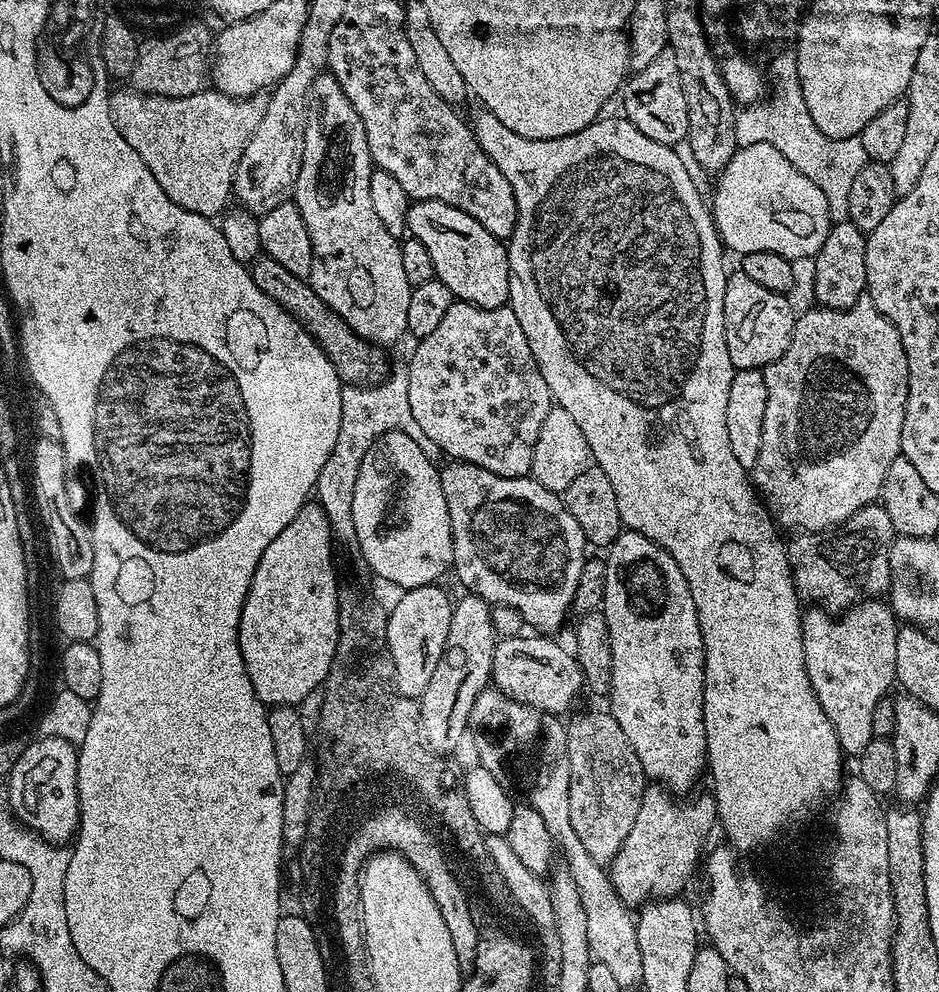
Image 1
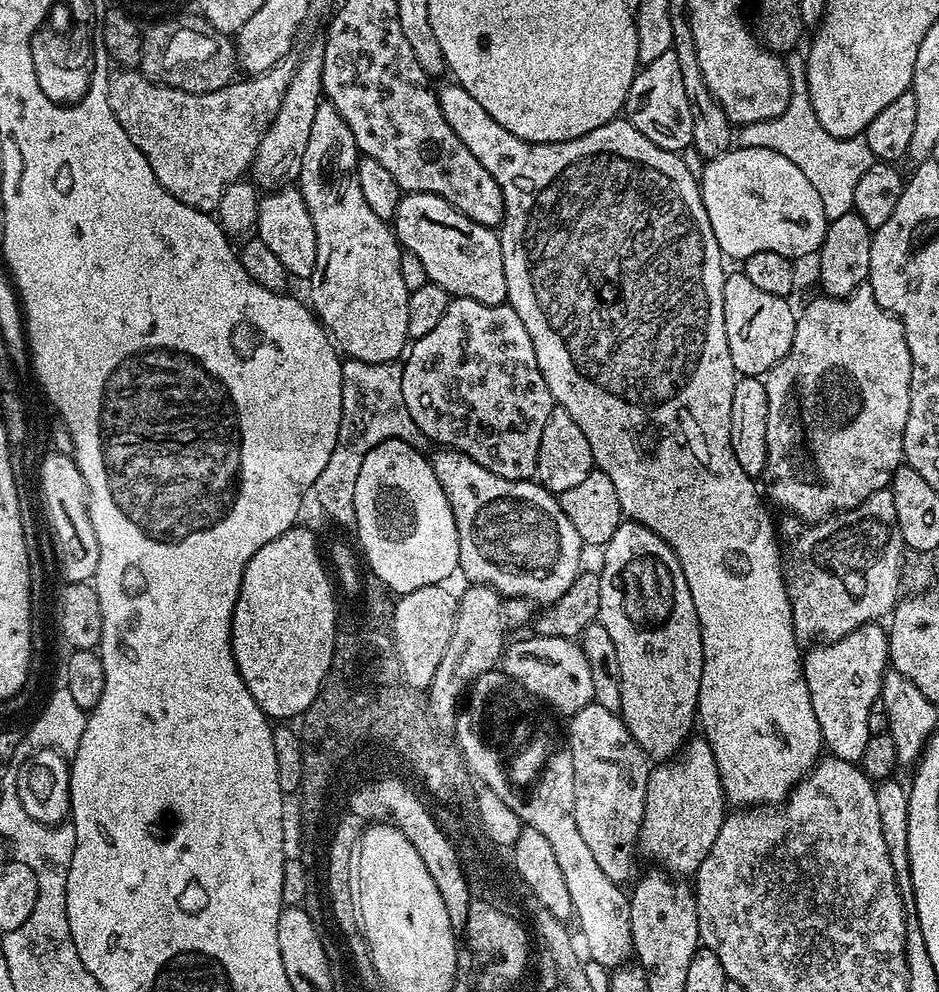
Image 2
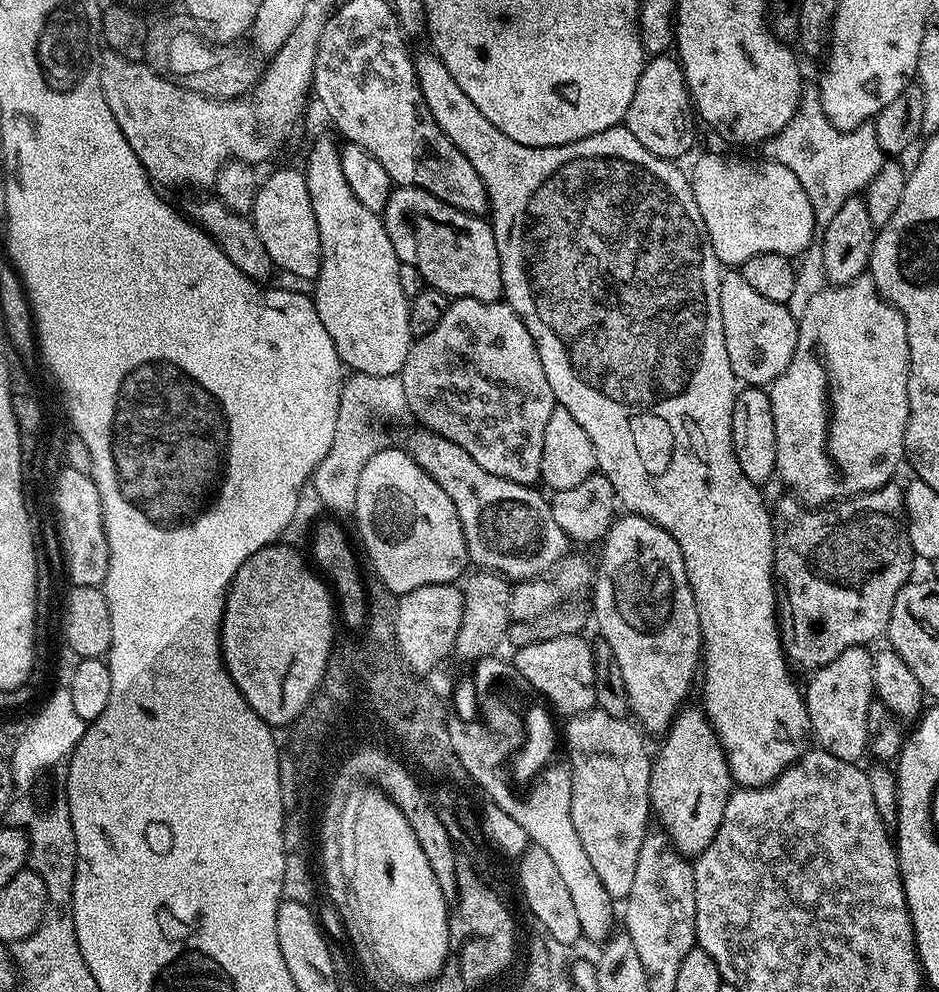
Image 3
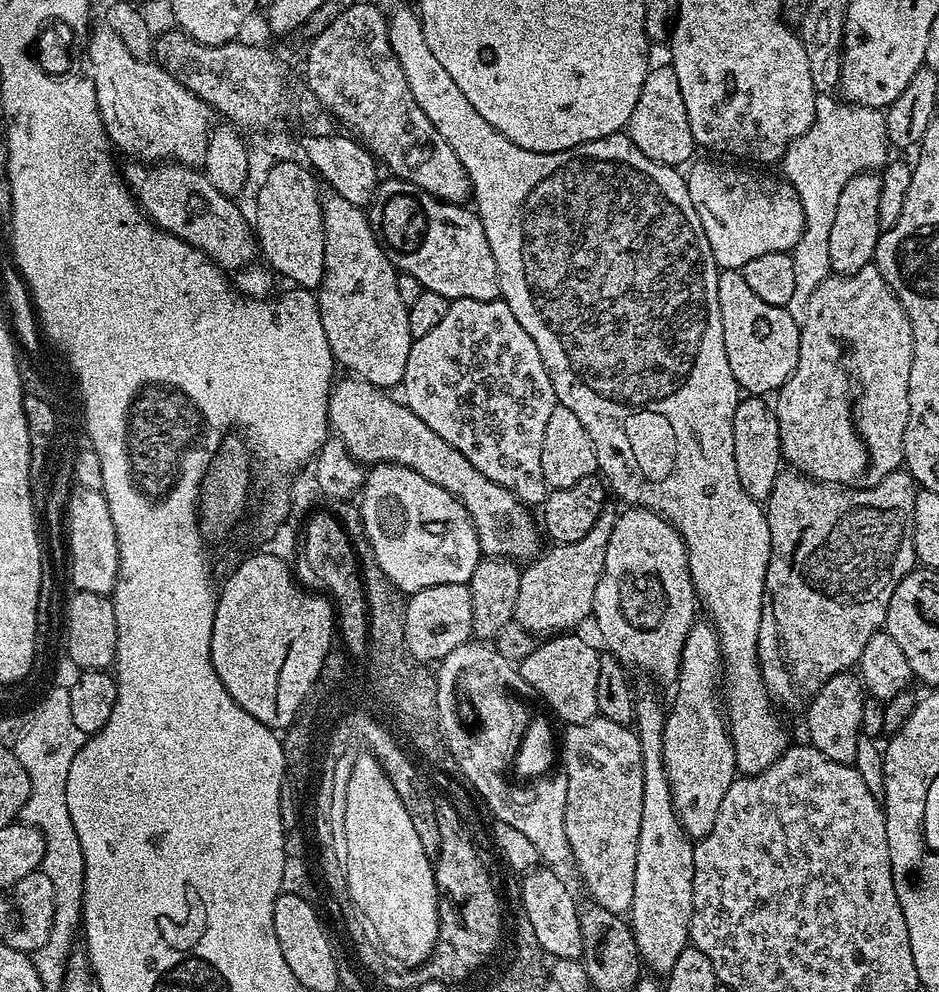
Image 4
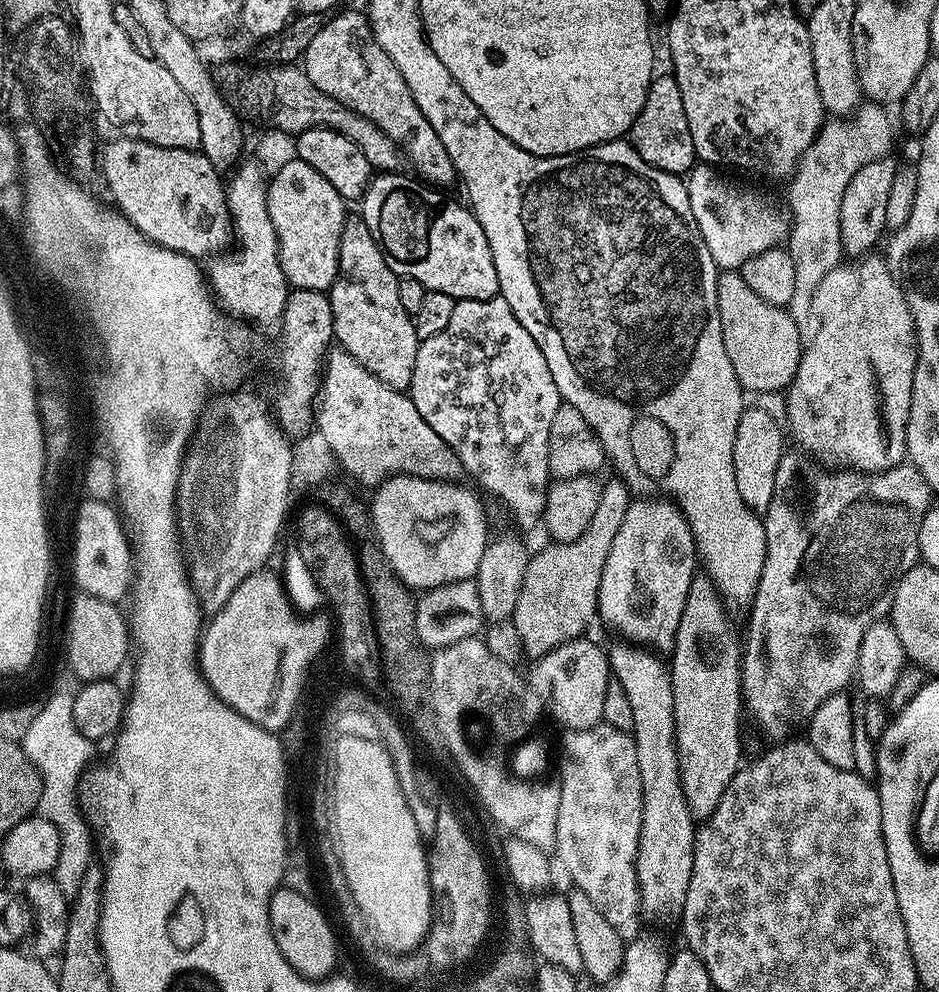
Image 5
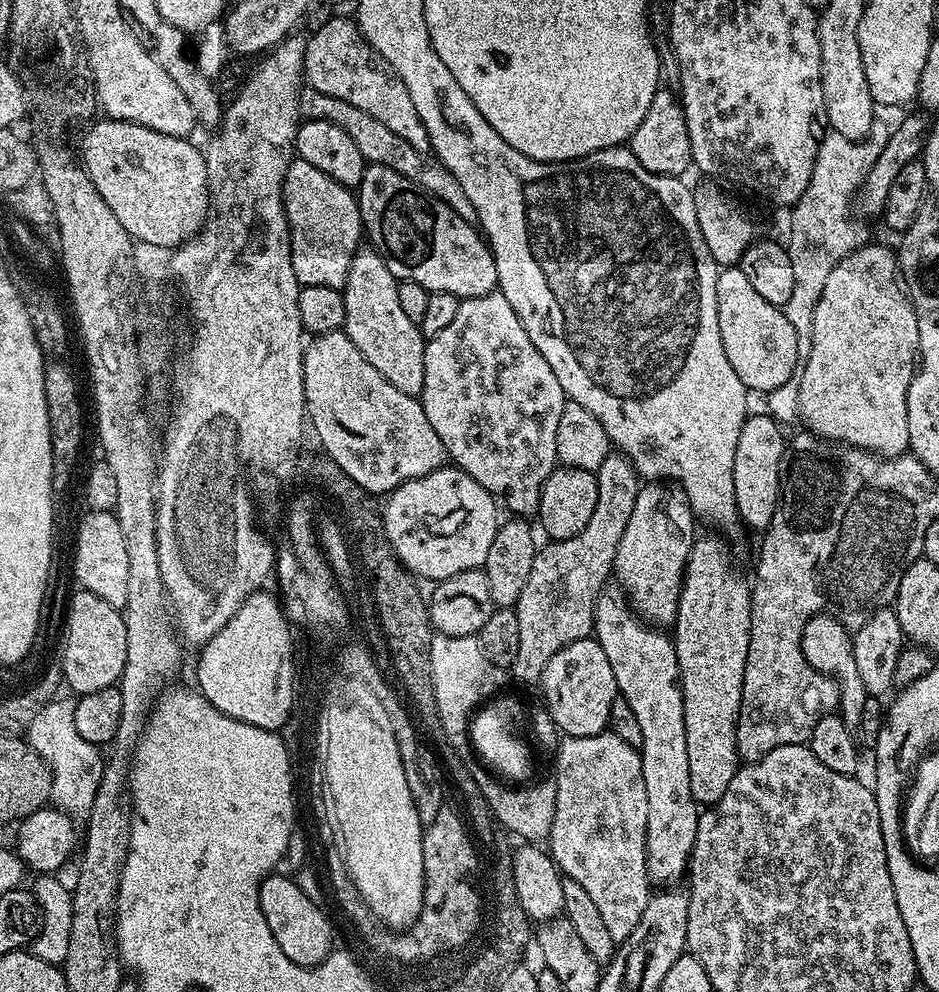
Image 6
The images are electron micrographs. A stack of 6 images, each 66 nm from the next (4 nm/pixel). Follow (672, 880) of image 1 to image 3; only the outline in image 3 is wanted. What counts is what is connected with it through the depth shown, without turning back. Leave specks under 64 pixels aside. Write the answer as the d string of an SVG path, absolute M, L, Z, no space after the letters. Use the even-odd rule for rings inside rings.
M681 707L672 720L672 727L663 737L660 753L655 753L650 770L651 815L665 836L682 855L695 858L714 842L726 802L734 790L734 781L720 739L708 721L703 707Z

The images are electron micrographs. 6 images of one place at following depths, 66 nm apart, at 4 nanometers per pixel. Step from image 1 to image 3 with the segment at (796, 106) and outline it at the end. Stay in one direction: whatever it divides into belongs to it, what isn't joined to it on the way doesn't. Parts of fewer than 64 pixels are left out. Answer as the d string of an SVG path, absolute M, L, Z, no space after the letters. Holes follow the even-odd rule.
M810 78L804 80L804 88L800 91L800 105L794 118L790 118L790 122L786 122L786 126L781 132L767 140L767 148L767 159L778 161L782 166L786 166L786 170L794 170L794 178L798 178L798 182L802 182L802 190L806 190L806 198L810 198L810 206L814 206L814 218L817 225L820 226L828 224L830 218L834 218L834 214L838 214L842 202L846 202L867 188L870 178L874 178L874 174L878 174L878 170L882 170L886 159L884 151L878 146L876 130L871 123L861 124L853 132L843 132L832 125L830 118L826 118L826 110L822 110L819 83Z

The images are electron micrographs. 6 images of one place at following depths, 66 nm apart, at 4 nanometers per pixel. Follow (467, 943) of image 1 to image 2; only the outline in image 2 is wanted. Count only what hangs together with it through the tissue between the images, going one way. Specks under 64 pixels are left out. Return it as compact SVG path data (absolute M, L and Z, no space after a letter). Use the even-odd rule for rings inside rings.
M380 782L374 788L370 784L366 788L362 788L360 792L356 792L352 798L352 810L356 810L356 812L344 816L340 827L340 842L346 842L346 858L355 857L356 840L362 837L364 829L369 824L389 820L389 823L395 825L400 832L410 839L411 846L425 863L426 870L429 871L430 878L433 879L434 886L437 887L438 894L441 895L442 902L445 903L446 914L449 915L452 926L455 928L463 927L468 920L470 910L469 885L460 876L452 848L442 838L442 834L436 830L436 826L432 824L426 810L418 804L418 800L408 790L404 790L398 782Z

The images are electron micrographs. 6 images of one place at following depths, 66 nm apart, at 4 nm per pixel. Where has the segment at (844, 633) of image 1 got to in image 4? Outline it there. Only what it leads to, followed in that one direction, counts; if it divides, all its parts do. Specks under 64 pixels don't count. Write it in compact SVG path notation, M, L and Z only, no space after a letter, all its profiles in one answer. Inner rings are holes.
M851 671L839 672L830 678L806 708L808 716L808 736L813 748L817 748L826 758L839 764L855 765L858 754L858 738L862 735L862 706L866 699L859 675Z

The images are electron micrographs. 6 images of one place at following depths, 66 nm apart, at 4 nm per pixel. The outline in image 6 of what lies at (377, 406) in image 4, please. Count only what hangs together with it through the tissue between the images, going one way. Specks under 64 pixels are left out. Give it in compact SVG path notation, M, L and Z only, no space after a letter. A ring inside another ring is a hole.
M324 330L316 335L320 336L313 340L311 337L304 350L304 407L311 431L312 428L316 431L315 439L318 444L320 439L324 447L323 455L342 466L358 486L373 494L393 492L398 485L415 476L425 476L445 467L442 438L438 438L438 434L434 434L434 426L426 422L426 410L419 399L402 394L402 390L382 378L382 374L362 358L362 350L358 350L342 330Z

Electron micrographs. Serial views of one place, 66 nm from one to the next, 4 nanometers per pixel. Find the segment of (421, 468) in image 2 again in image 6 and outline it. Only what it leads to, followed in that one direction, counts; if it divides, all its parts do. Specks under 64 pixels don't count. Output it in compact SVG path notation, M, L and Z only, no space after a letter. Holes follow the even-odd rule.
M445 466L398 485L382 504L384 533L396 557L421 581L439 582L466 570L483 569L498 527L497 497L461 468Z

